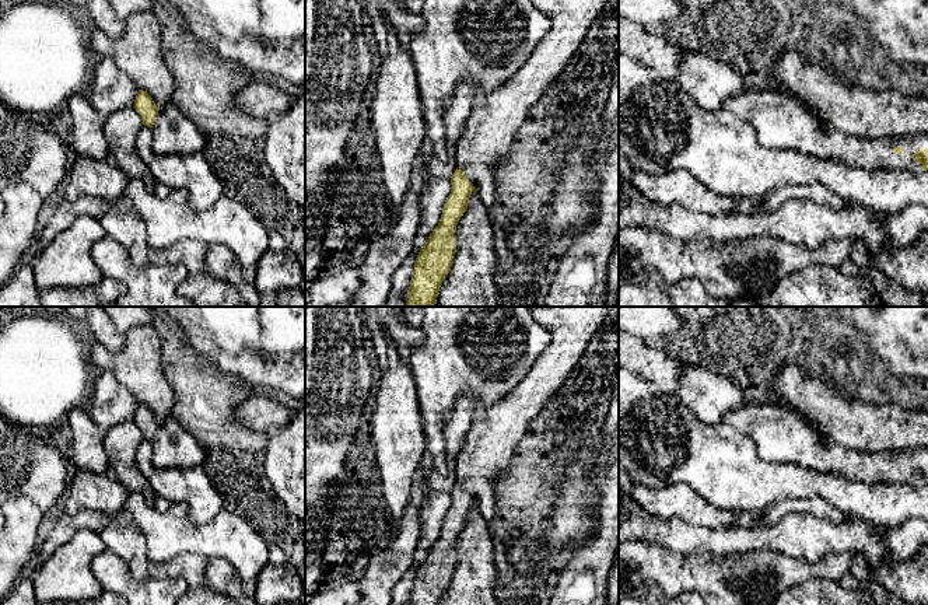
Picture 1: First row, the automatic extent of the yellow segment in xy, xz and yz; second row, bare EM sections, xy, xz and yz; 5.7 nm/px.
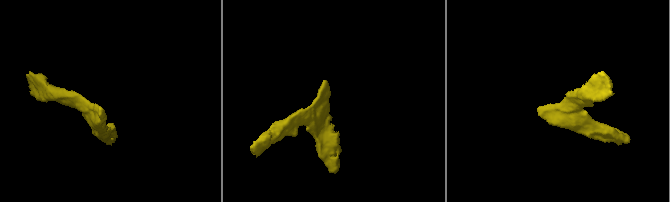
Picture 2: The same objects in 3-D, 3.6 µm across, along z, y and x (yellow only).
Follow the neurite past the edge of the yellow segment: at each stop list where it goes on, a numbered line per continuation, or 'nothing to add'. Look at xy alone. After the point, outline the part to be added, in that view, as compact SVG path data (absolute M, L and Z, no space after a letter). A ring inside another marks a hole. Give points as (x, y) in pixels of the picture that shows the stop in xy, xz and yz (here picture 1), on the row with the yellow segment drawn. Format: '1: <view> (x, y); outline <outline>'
1: xy (172, 133); outline M172 102L160 108L151 133L153 150L157 154L197 153L204 147L204 139L196 125Z

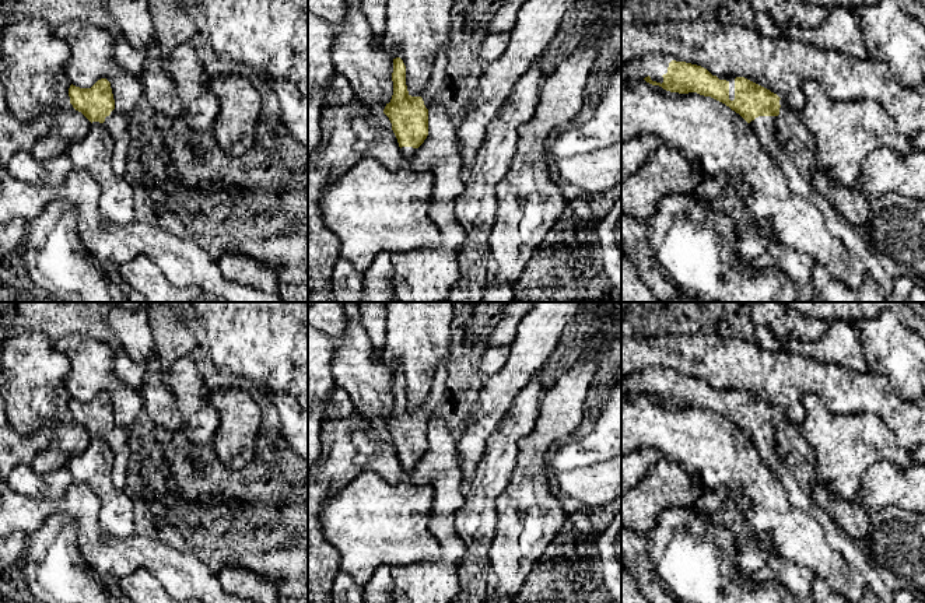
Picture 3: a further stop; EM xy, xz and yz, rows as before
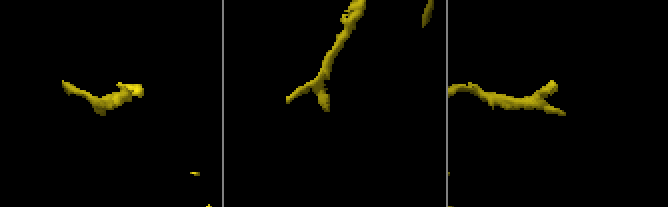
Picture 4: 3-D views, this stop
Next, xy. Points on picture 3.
1: xy (116, 125); outline M115 109L102 123L113 139L112 168L119 176L126 172L127 148L129 148L129 125L127 119L119 115Z

